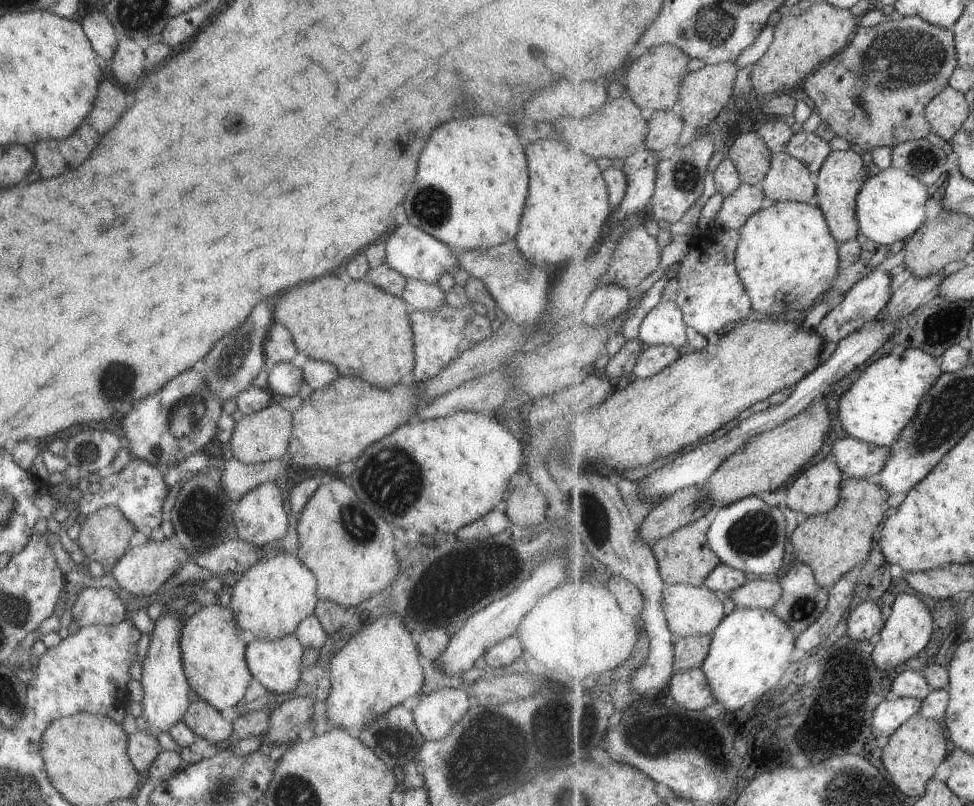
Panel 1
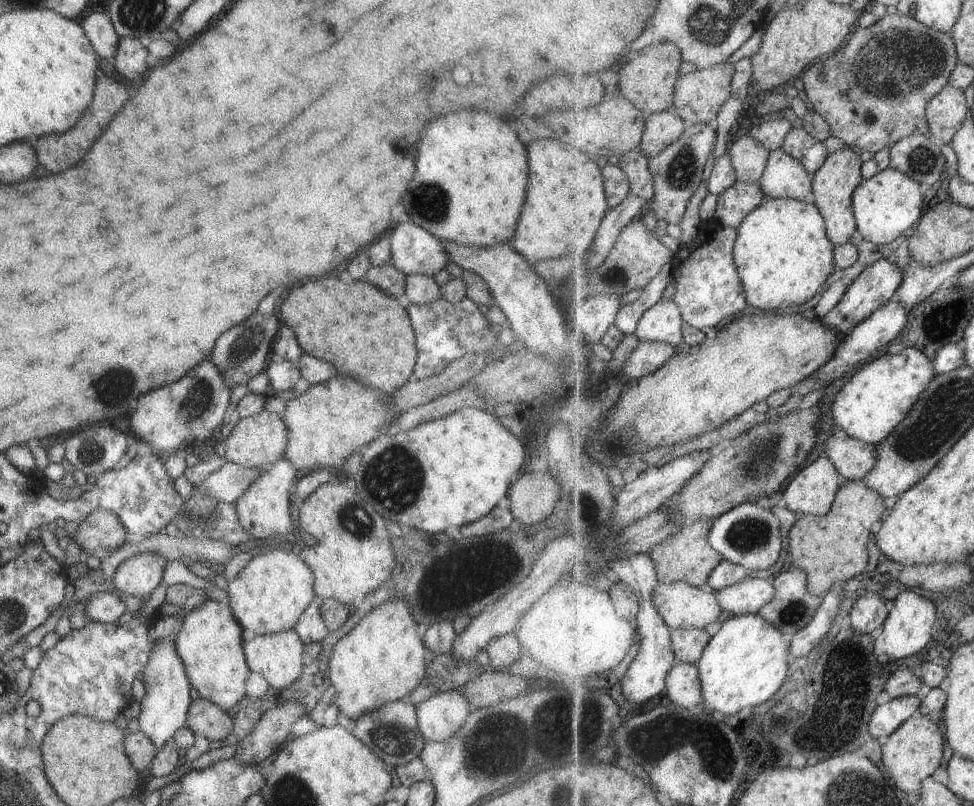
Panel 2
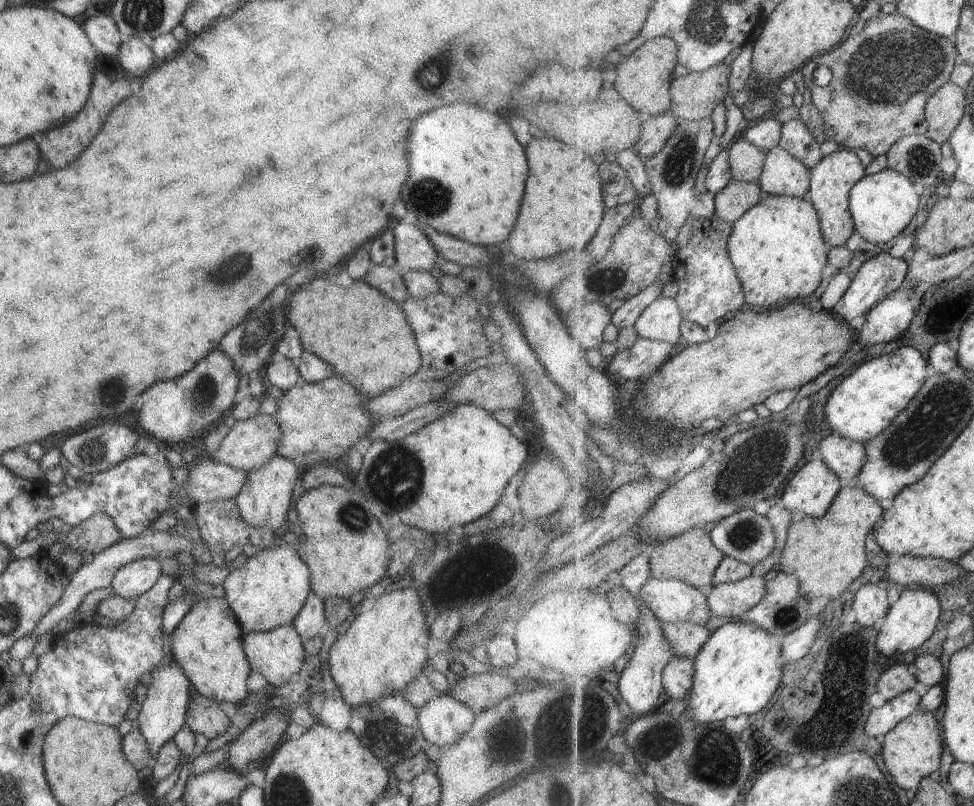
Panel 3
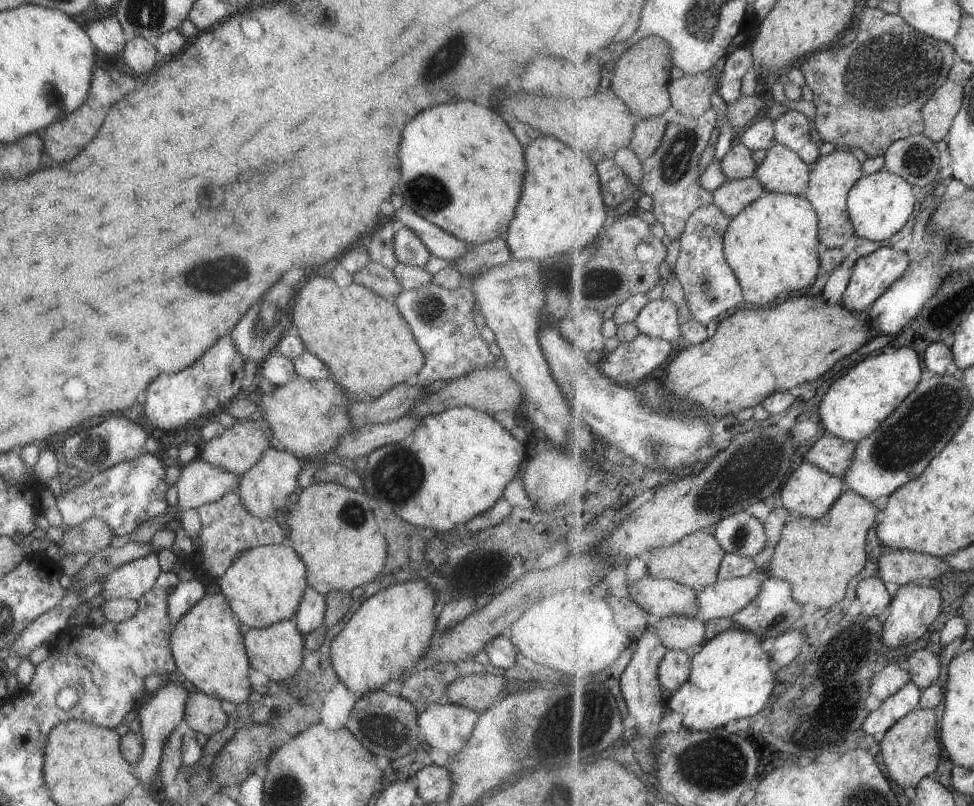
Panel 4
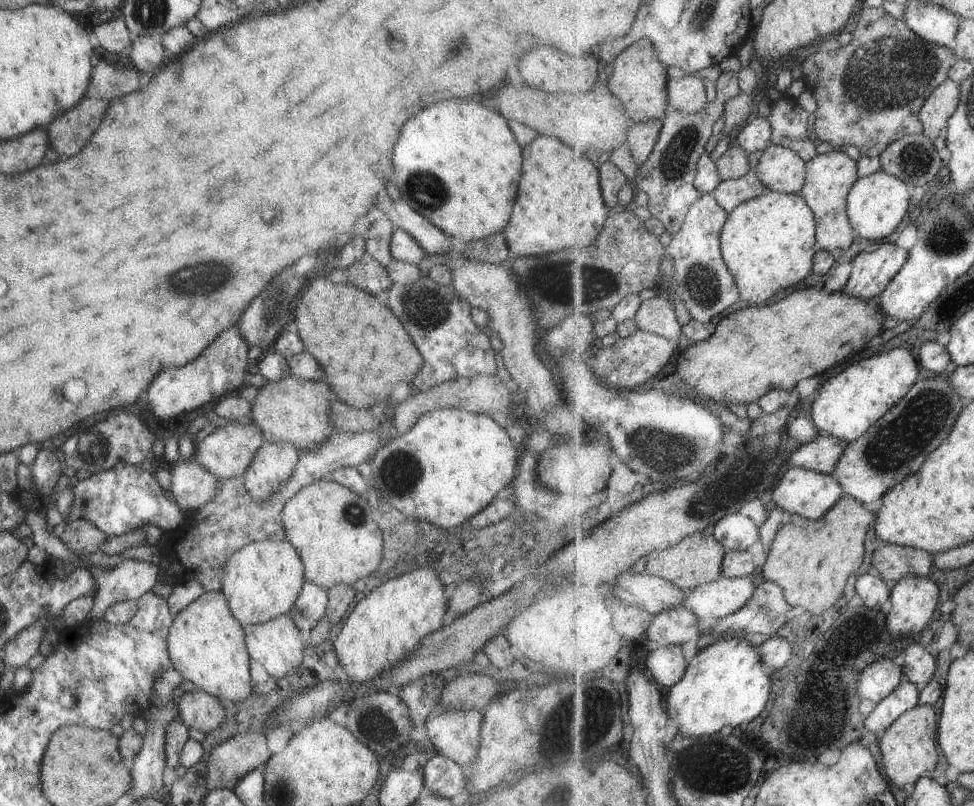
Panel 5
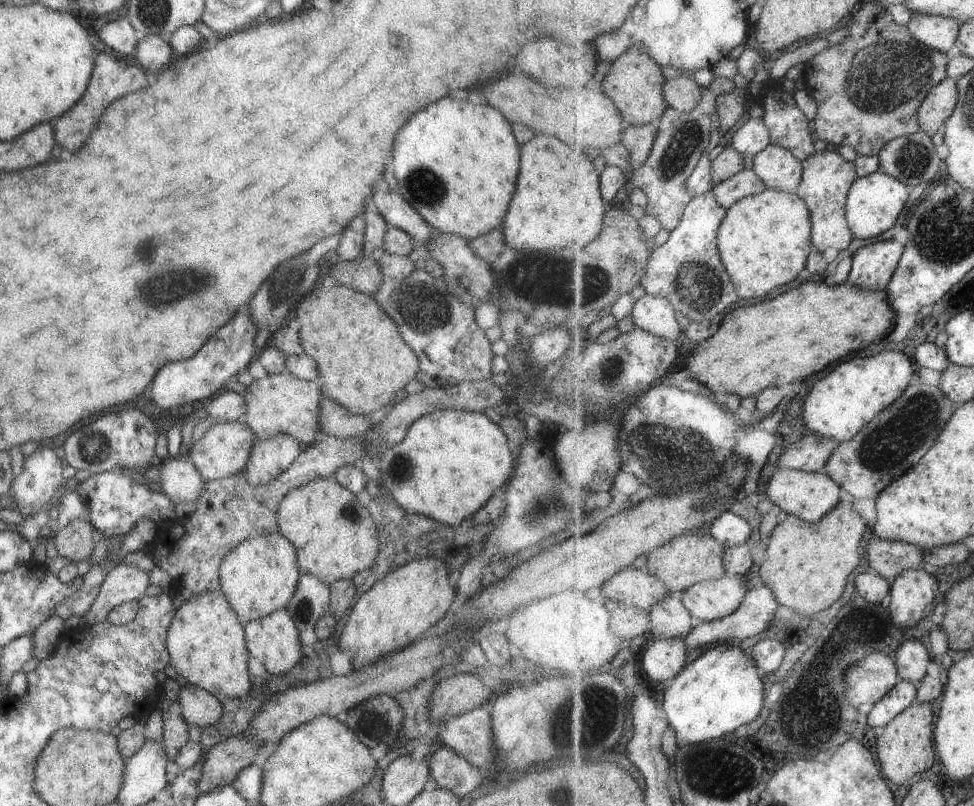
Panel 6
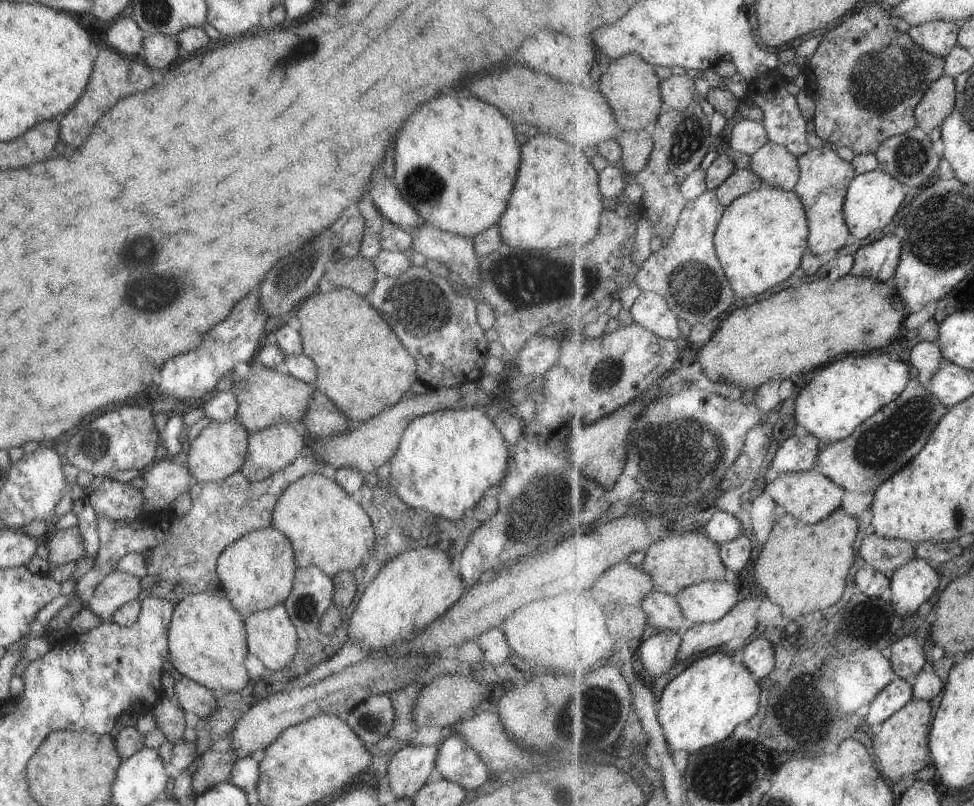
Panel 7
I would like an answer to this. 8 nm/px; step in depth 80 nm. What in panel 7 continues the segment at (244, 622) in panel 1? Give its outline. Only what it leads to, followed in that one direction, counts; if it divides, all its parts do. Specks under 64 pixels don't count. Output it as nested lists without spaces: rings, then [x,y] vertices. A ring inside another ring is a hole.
[[[272,526],[240,536],[228,544],[216,560],[219,588],[242,618],[282,604],[293,586],[295,569],[290,542]]]

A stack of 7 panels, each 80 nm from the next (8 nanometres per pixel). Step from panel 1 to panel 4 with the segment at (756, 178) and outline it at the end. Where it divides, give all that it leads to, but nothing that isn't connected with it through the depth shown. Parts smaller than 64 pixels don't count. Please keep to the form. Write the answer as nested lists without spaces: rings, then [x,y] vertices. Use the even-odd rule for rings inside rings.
[[[741,142],[726,153],[722,158],[722,167],[729,181],[750,179],[756,176],[756,170],[760,167],[760,164],[754,154],[754,151]]]

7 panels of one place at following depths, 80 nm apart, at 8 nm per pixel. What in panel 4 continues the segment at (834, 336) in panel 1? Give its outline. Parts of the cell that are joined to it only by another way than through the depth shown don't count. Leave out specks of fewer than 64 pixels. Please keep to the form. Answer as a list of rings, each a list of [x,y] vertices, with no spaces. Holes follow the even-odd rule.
[[[881,247],[874,253],[861,257],[852,270],[852,279],[842,300],[843,306],[856,313],[868,312],[873,303],[909,271],[910,262],[906,251],[896,252],[891,247]]]

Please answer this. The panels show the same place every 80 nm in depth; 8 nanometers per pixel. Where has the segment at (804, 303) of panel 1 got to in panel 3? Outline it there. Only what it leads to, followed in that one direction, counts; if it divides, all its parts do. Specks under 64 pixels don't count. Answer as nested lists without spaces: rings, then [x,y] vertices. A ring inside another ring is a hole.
[[[763,193],[761,202],[748,210],[734,225],[728,249],[733,264],[745,287],[746,304],[750,308],[777,308],[802,300],[817,292],[828,272],[829,246],[822,229],[820,213],[807,198]]]

